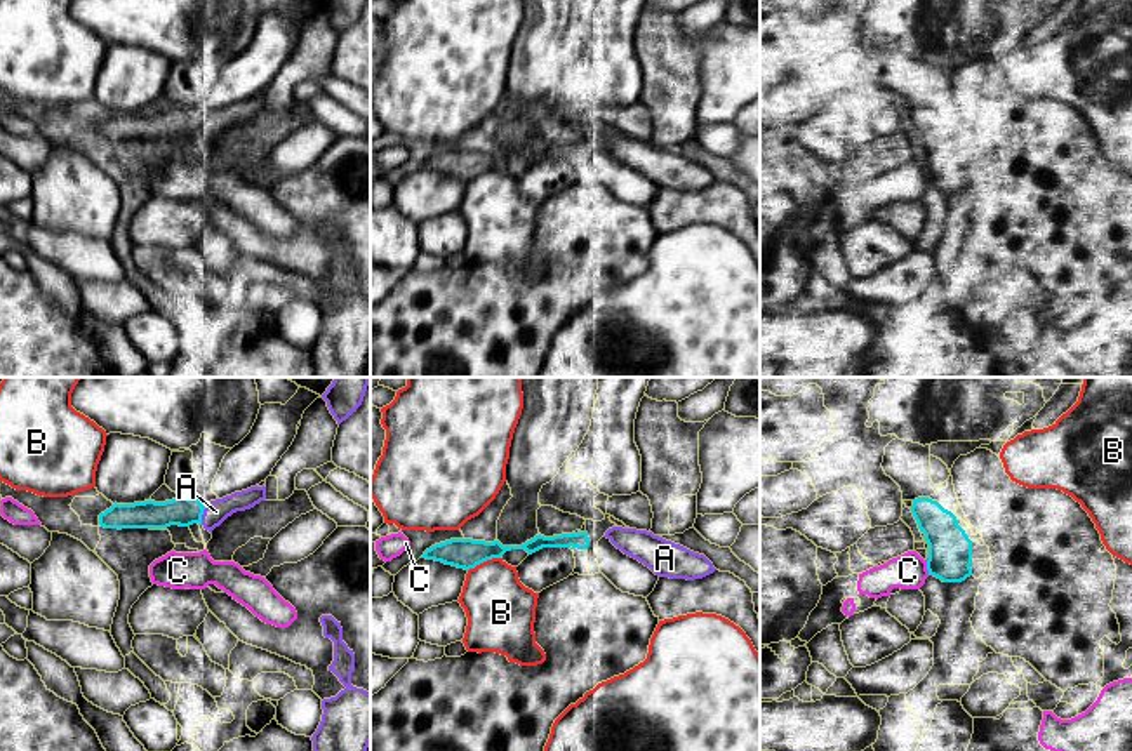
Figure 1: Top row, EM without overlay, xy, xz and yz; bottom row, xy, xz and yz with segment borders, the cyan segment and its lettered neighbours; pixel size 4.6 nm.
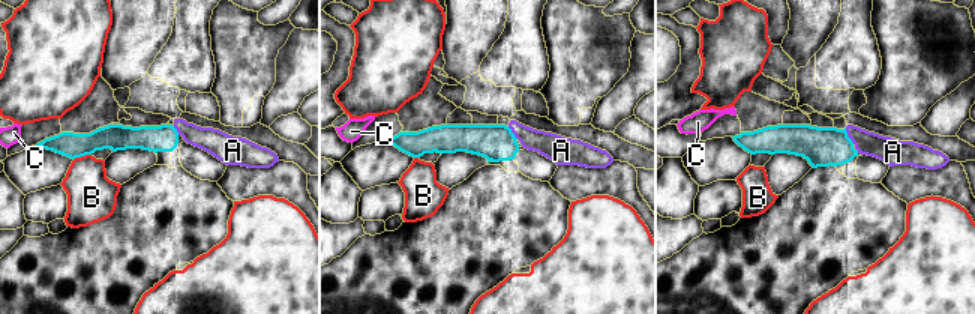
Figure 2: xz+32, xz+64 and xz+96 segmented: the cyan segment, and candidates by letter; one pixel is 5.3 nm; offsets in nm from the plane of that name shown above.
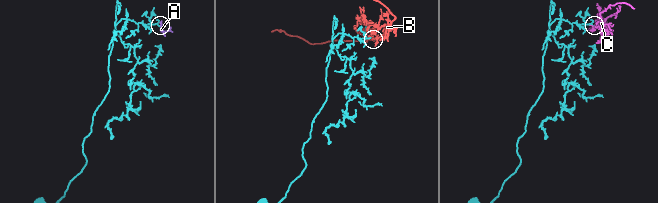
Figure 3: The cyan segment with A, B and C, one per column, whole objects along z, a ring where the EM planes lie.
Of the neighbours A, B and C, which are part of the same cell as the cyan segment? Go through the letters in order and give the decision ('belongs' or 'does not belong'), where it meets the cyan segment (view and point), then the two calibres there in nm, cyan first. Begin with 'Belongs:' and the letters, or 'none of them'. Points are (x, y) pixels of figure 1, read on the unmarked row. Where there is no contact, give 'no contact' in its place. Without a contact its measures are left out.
Belongs: A
A: belongs; meets cyan in xy at (200, 126); 140 nm thick on the cyan side, 110 nm on the other
B: does not belong; meets cyan in xz at (484, 171); 140 nm thick on the cyan side, 320 nm on the other
C: does not belong; meets cyan in yz at (927, 179); 200 nm thick on the cyan side, 160 nm on the other

